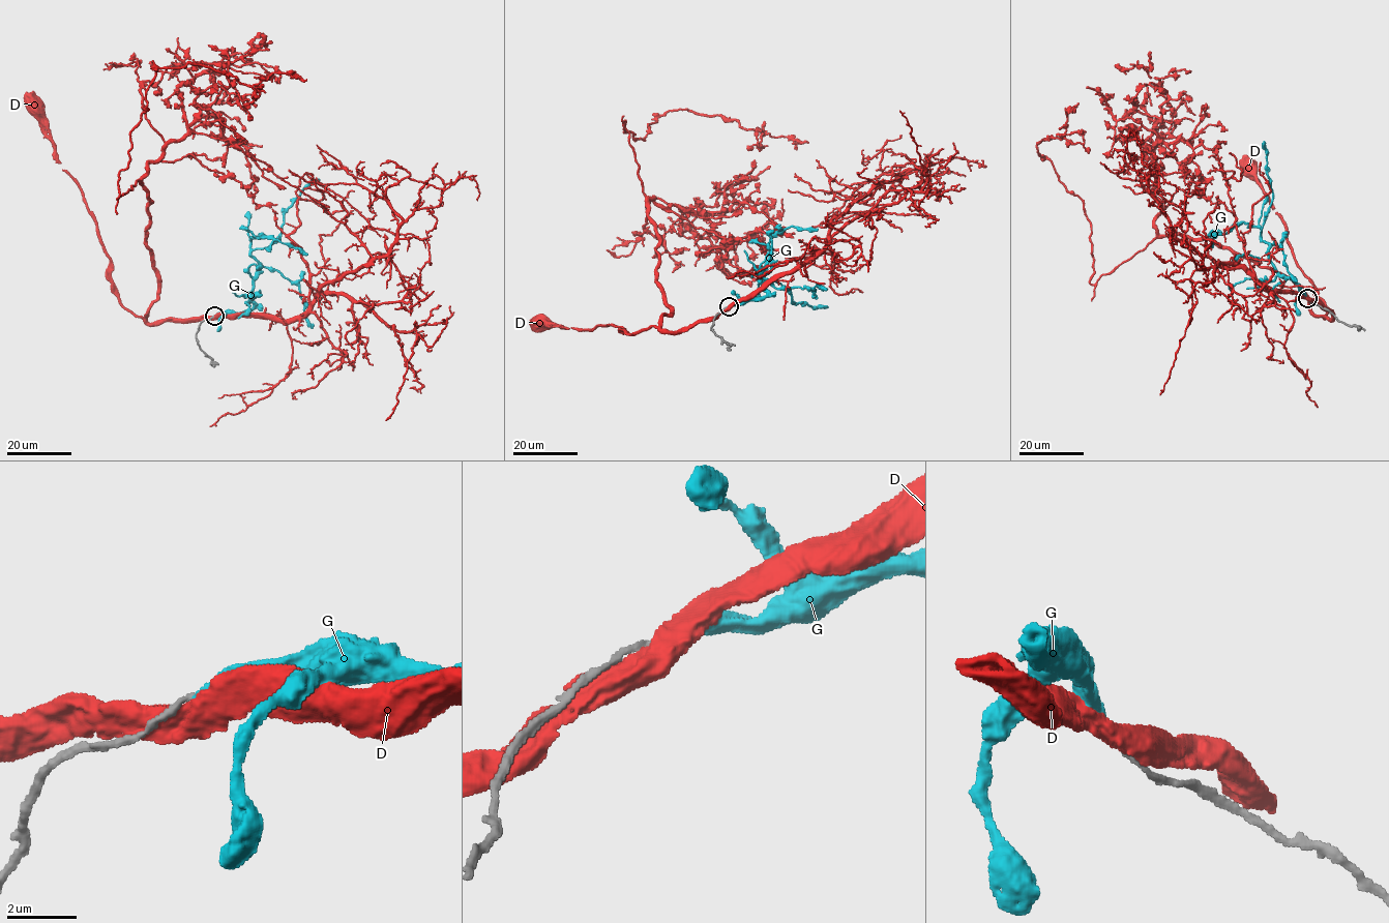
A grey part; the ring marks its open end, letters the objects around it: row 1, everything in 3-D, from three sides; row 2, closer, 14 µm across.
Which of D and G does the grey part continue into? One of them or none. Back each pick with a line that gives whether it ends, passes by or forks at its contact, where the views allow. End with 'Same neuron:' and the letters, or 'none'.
Same neuron: none

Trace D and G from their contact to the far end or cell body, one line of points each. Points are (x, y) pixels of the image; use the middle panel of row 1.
D: (726, 307), (684, 330), (650, 326), (632, 335), (612, 325), (590, 331), (538, 322)
G: (729, 306), (767, 293), (765, 281), (772, 283), (761, 277), (770, 270), (767, 244), (777, 231), (817, 230)

